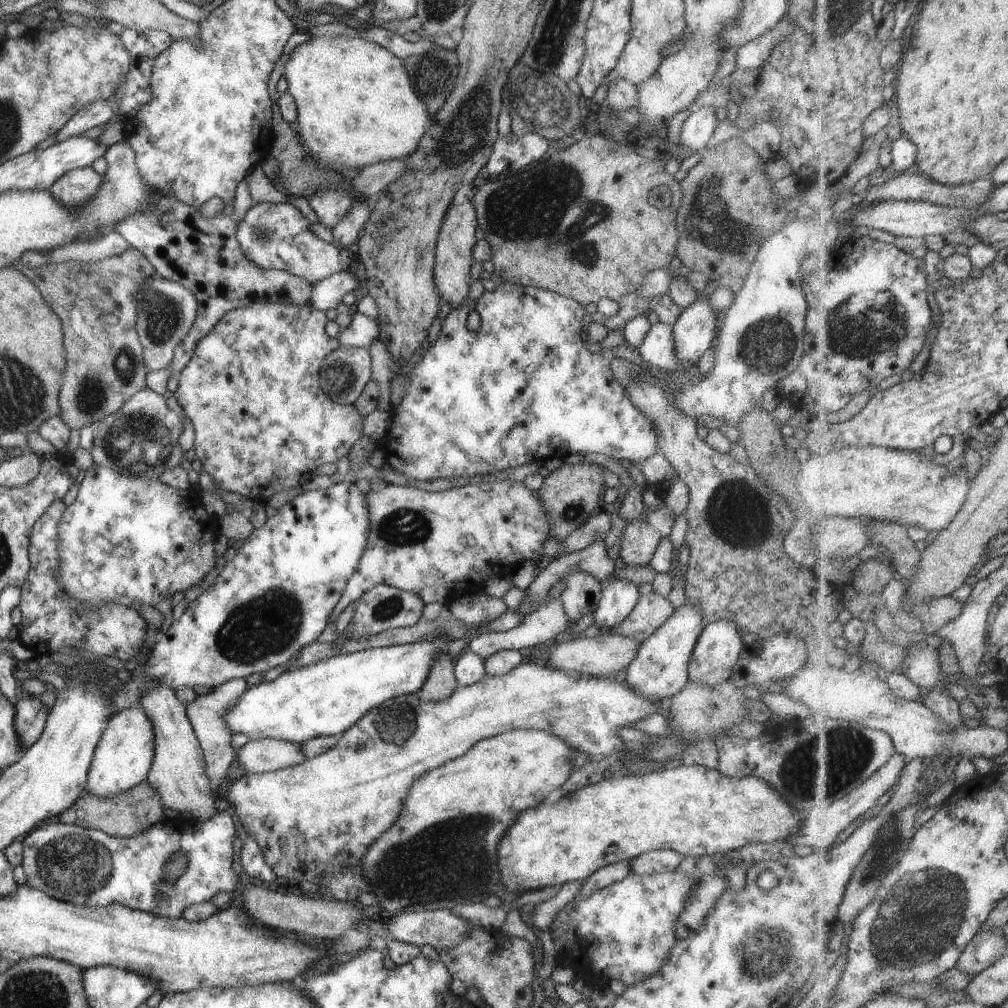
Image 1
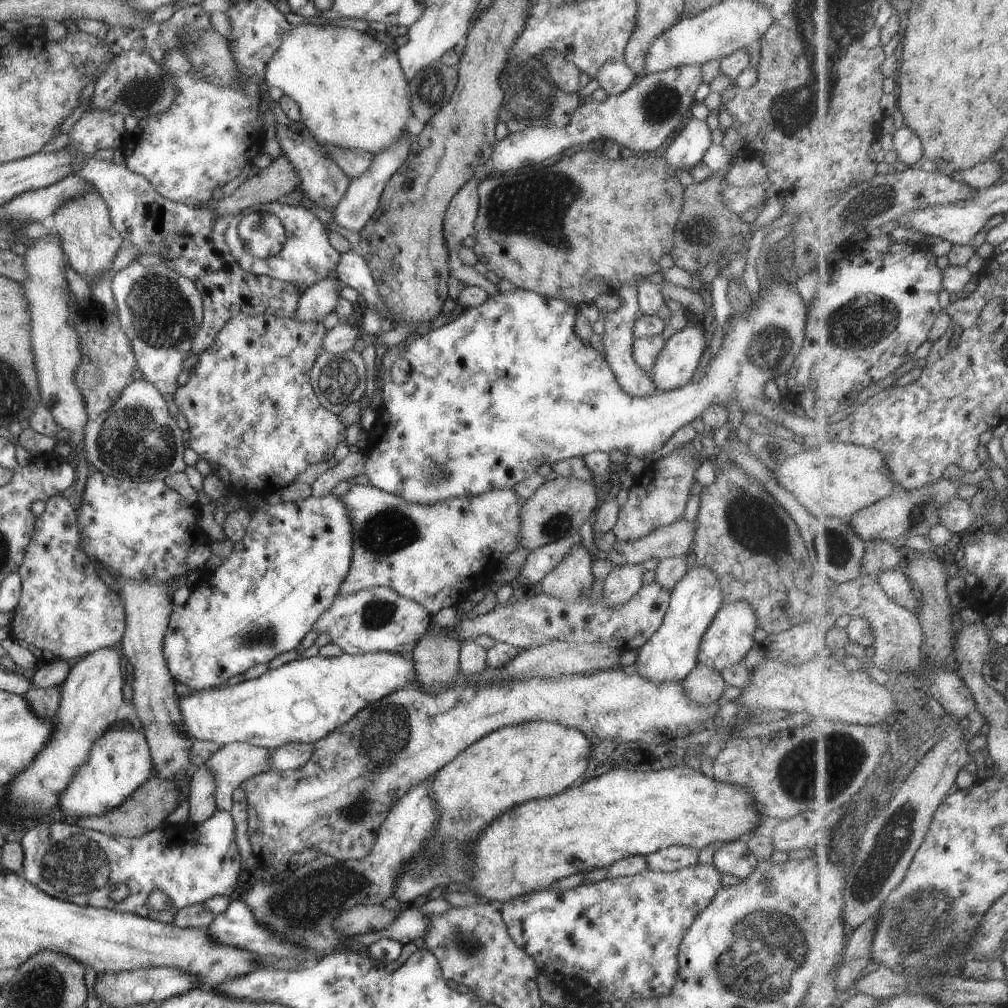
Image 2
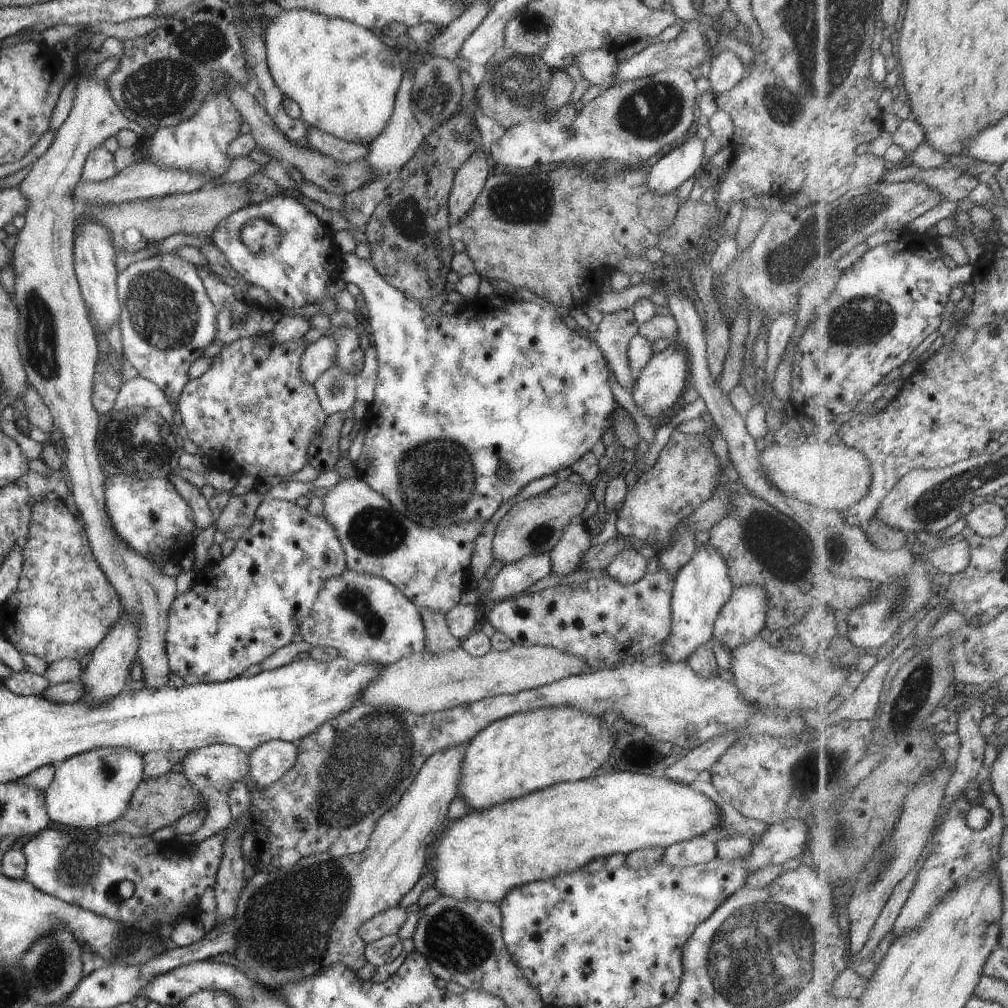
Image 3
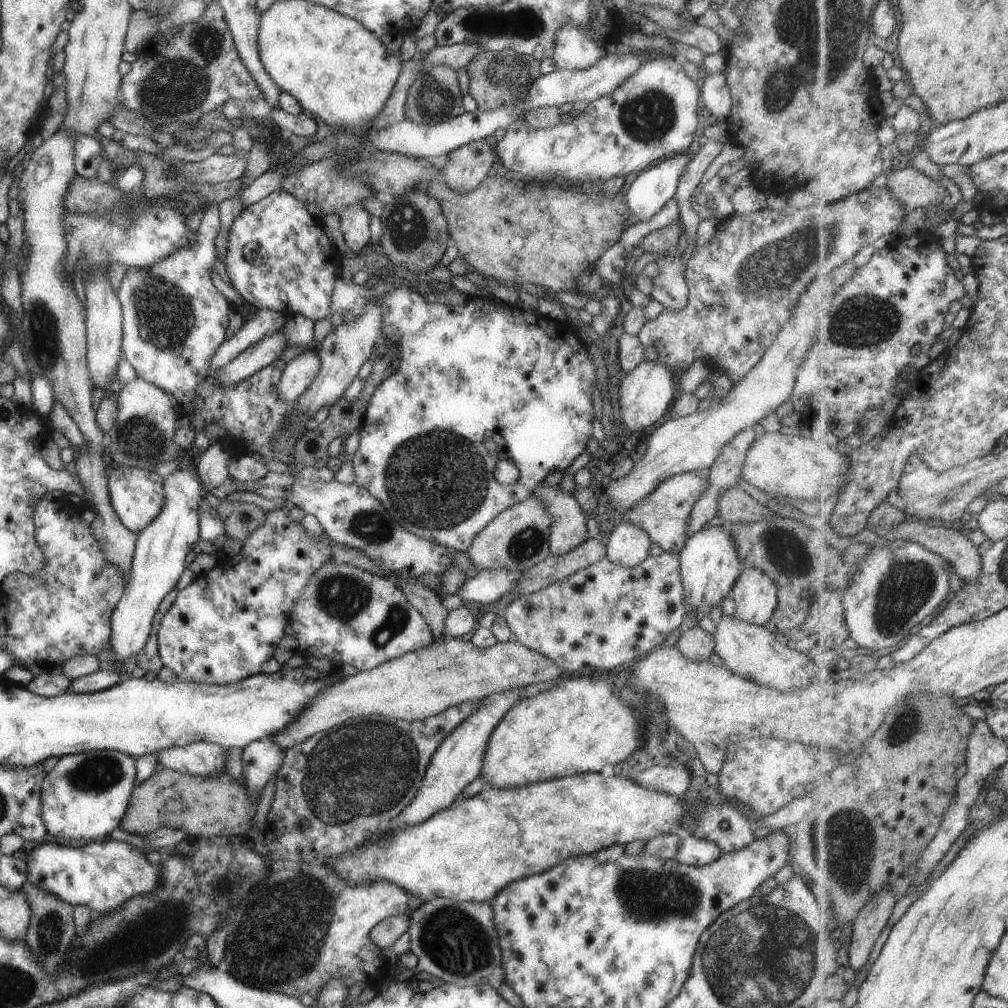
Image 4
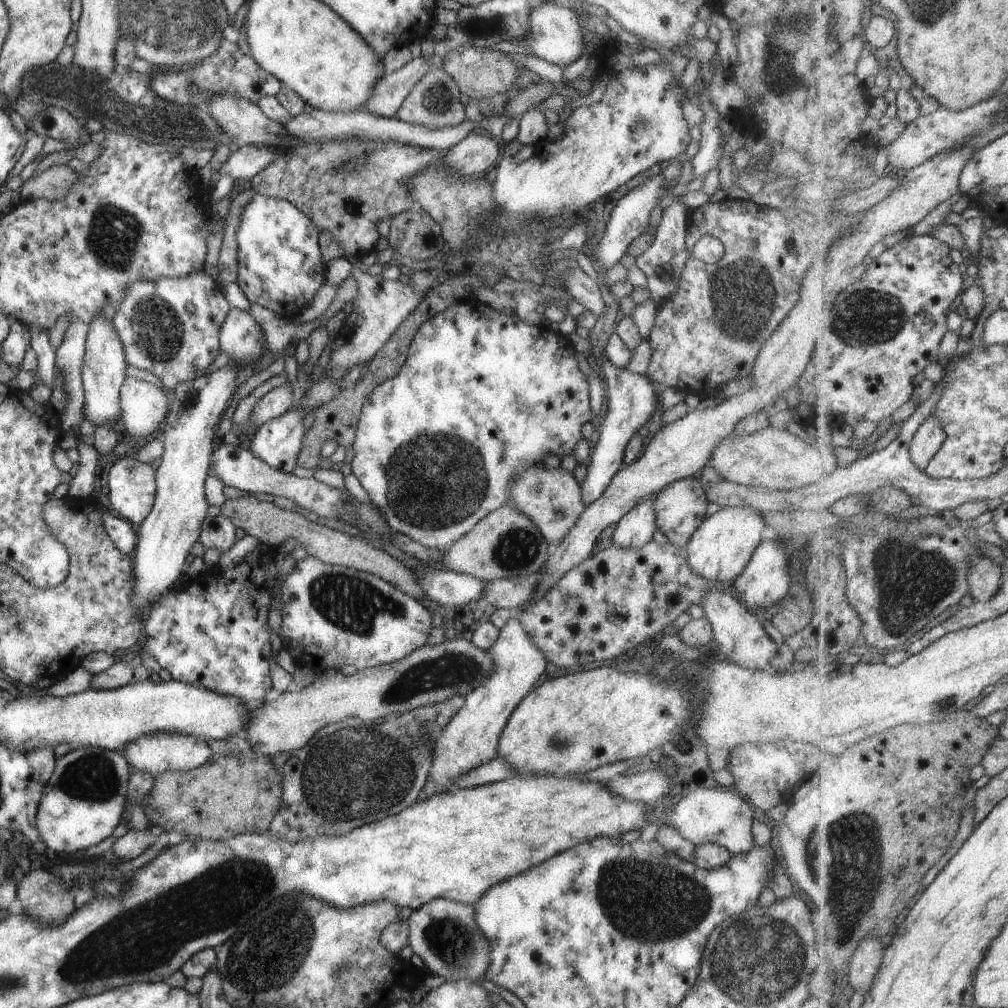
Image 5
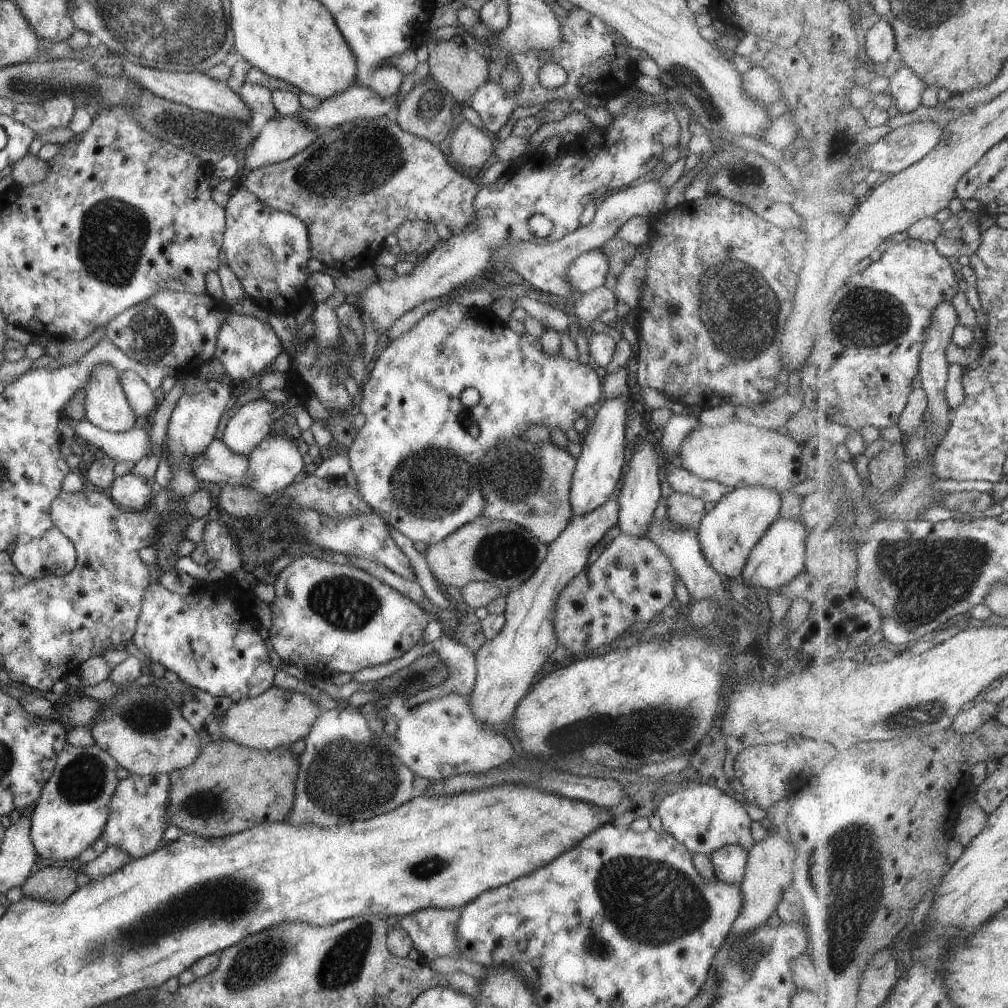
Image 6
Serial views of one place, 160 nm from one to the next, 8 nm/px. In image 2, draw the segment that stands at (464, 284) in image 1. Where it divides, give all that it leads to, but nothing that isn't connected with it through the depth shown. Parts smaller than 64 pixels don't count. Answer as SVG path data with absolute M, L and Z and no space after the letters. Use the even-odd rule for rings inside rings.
M475 176L449 199L442 220L442 233L449 253L457 252L461 241L474 234L474 220L478 214L478 186Z

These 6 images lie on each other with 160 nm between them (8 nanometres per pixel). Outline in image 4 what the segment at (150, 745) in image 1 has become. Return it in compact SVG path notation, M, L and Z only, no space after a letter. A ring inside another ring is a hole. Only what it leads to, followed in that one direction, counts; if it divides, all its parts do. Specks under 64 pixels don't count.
M114 750L59 757L40 786L40 817L48 838L72 844L103 840L123 818L135 776L135 758Z

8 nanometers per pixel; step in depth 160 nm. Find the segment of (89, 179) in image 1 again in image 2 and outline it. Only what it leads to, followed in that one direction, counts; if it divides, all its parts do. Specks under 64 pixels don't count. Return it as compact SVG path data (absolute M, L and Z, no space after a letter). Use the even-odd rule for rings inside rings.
M91 188L80 195L62 202L53 211L53 229L60 238L60 247L66 256L67 266L86 280L101 276L109 268L113 257L124 240L115 230L109 218L109 211L100 194Z

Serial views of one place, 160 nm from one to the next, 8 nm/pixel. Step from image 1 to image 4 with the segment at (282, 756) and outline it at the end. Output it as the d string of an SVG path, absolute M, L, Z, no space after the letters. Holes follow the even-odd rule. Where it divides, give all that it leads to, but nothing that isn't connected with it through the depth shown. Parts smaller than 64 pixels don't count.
M195 741L180 747L171 747L156 752L158 763L188 775L215 777L224 771L226 749L215 743Z

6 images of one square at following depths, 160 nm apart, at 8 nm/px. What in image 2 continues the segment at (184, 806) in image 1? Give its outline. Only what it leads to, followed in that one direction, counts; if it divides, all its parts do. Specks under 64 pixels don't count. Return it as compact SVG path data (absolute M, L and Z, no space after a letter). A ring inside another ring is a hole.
M119 577L115 579L119 586L117 596L124 608L126 624L119 650L133 668L132 703L148 746L154 768L153 776L173 781L177 788L185 791L189 780L184 780L184 777L194 769L190 761L190 748L194 741L188 739L180 729L182 720L178 697L173 690L176 682L167 670L162 653L162 642L172 606L171 597L169 598L164 583L153 585L146 580L134 583Z

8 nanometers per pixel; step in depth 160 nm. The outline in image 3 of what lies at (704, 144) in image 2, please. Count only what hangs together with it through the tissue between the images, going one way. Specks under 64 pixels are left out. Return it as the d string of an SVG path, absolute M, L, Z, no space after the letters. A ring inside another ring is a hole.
M695 134L649 167L646 187L658 195L671 192L684 180L693 177L702 164L704 141Z

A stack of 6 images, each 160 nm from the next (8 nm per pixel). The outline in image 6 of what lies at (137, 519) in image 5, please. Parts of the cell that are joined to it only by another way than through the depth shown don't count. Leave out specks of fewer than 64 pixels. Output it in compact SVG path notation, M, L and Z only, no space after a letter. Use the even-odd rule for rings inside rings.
M131 472L114 478L109 487L109 496L117 506L139 512L149 506L155 490L152 482Z

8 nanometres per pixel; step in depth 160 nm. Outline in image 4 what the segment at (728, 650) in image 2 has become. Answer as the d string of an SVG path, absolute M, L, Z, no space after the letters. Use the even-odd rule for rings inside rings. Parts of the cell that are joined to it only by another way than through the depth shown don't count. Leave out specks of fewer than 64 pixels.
M745 567L736 578L731 590L719 604L719 616L731 616L733 620L761 625L770 620L777 604L777 587L763 572Z

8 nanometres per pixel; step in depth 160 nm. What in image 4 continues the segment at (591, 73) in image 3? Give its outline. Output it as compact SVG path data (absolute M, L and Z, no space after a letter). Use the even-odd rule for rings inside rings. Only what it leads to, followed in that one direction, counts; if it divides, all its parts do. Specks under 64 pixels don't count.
M564 24L557 29L551 58L557 69L586 69L603 55L604 47L597 46L576 26Z

